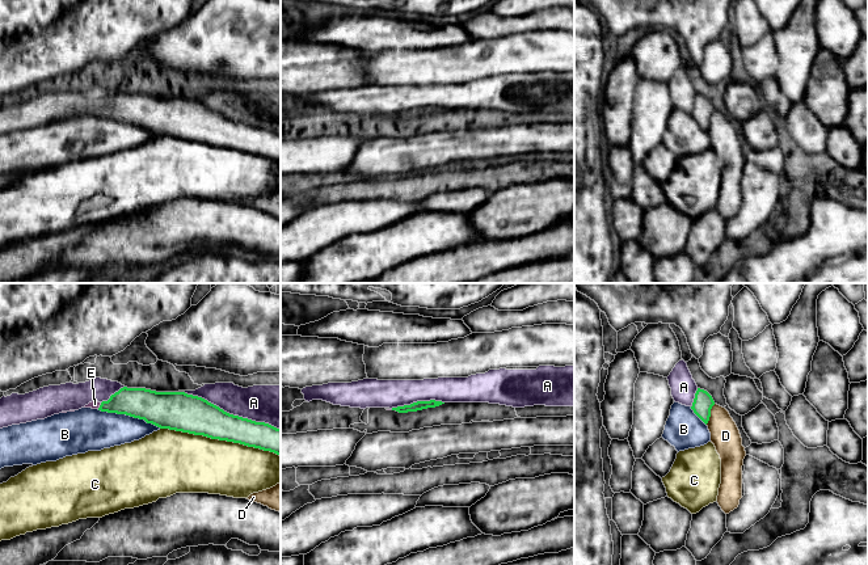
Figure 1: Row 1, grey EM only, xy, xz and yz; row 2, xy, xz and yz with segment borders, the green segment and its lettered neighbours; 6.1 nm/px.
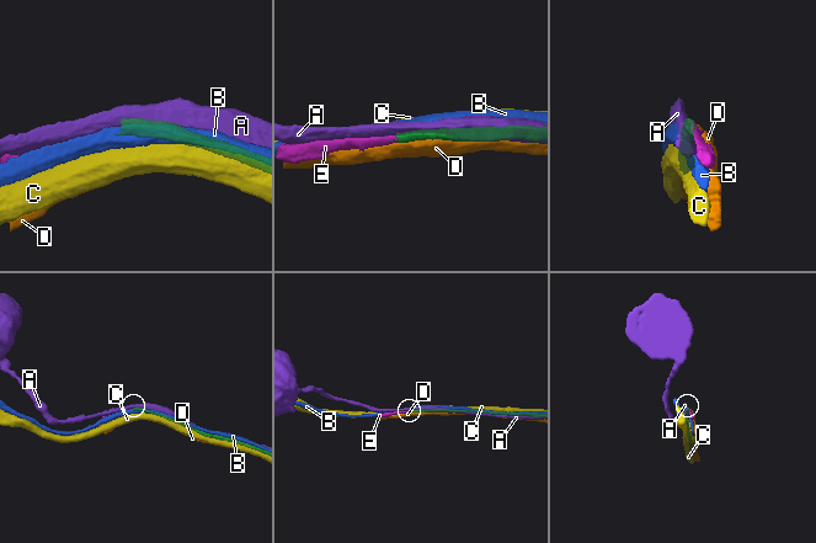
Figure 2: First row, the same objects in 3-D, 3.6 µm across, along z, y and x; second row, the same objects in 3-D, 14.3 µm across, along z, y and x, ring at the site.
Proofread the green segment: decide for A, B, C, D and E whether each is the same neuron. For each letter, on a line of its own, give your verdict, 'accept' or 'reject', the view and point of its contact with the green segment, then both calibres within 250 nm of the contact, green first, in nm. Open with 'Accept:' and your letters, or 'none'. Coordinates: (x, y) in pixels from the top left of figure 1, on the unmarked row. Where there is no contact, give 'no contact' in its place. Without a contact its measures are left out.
Accept: E
A: reject | xy (232, 121) | 240/240 nm
B: reject | xy (129, 121) | 220/260 nm
C: reject | xy (220, 146) | 240/360 nm
D: reject | yz (710, 121) | 120/180 nm
E: accept | xy (100, 112) | 190/50 nm

